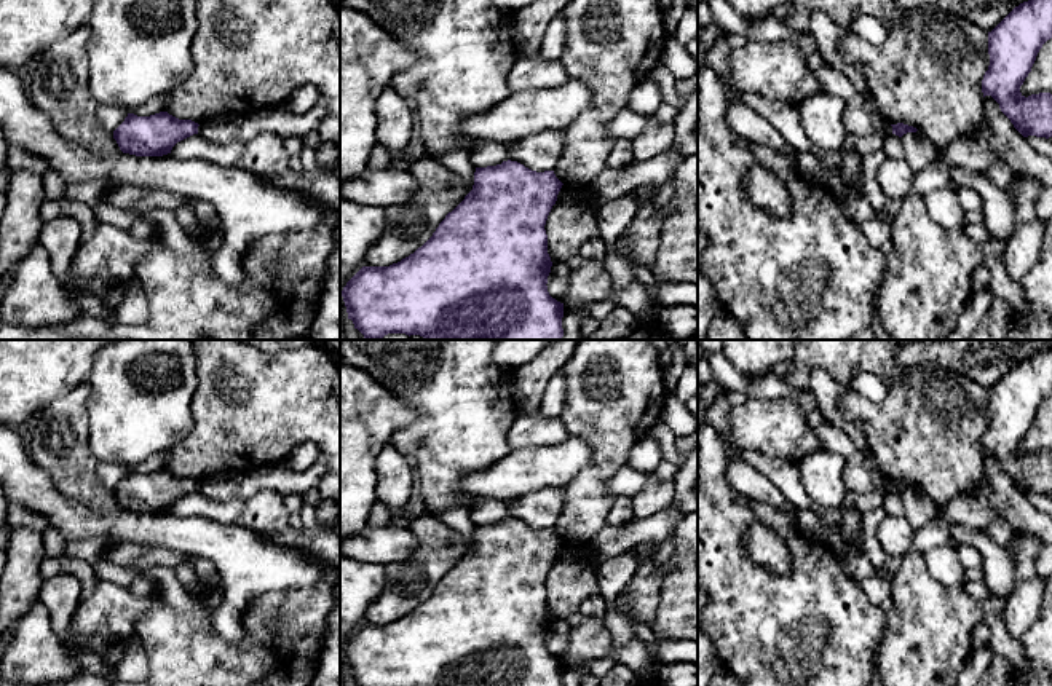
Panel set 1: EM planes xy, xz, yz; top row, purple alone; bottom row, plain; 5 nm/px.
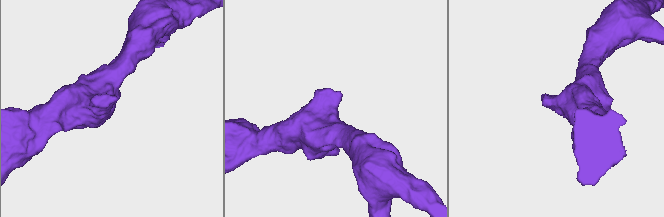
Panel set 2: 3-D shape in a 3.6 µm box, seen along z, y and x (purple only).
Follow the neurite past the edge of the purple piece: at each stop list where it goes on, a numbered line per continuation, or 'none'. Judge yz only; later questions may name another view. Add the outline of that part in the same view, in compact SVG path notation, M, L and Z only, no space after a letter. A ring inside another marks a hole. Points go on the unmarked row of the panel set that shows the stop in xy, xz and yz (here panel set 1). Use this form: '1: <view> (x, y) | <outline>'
none

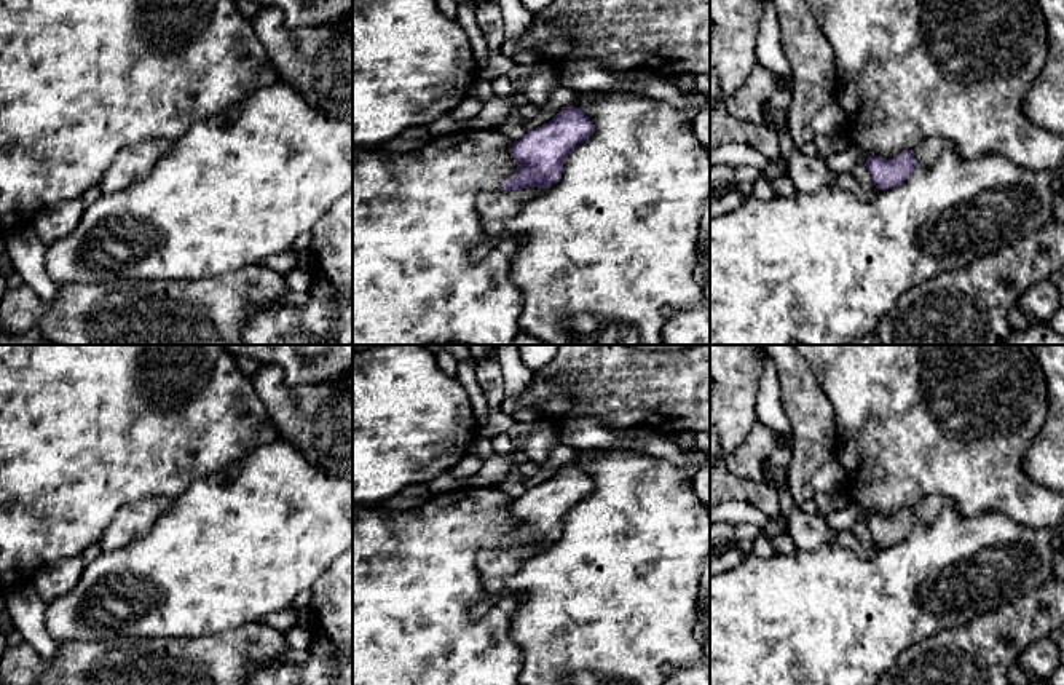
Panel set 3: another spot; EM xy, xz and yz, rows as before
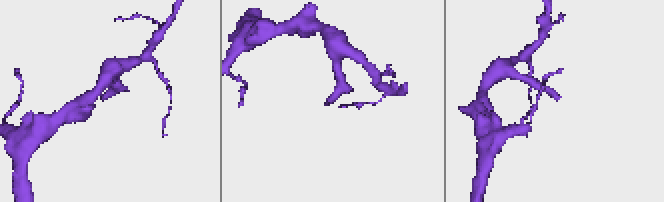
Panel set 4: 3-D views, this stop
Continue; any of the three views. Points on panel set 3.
1: xz (495, 566) | M531 544L523 548L480 551L475 560L475 568L479 570L482 589L487 596L472 607L472 616L482 616L491 607L495 599L507 594L506 578L514 575L522 562L534 556L539 549L538 544Z

